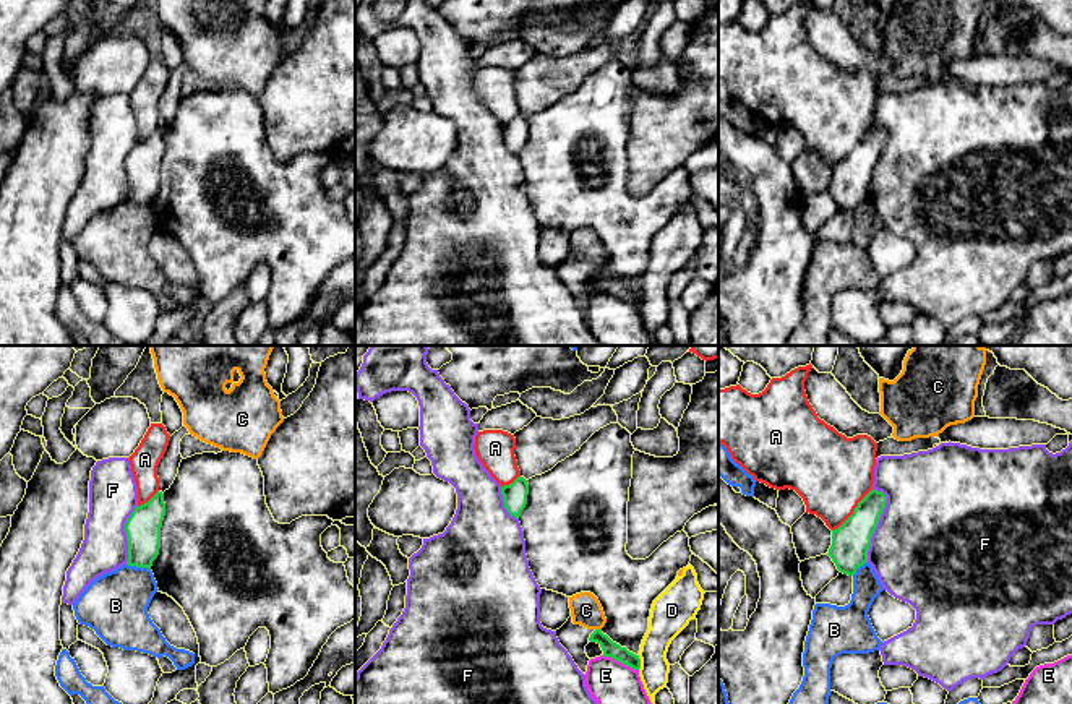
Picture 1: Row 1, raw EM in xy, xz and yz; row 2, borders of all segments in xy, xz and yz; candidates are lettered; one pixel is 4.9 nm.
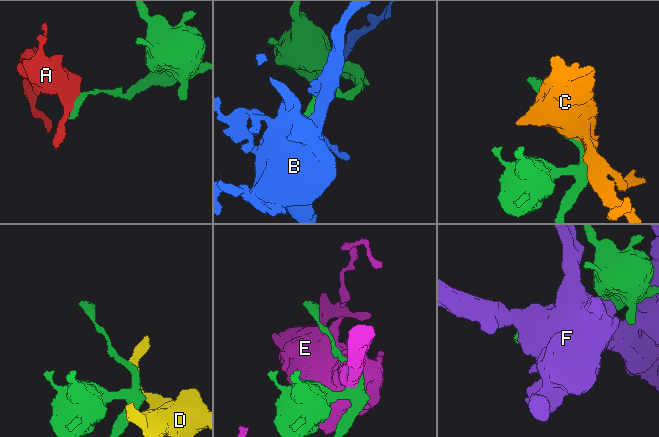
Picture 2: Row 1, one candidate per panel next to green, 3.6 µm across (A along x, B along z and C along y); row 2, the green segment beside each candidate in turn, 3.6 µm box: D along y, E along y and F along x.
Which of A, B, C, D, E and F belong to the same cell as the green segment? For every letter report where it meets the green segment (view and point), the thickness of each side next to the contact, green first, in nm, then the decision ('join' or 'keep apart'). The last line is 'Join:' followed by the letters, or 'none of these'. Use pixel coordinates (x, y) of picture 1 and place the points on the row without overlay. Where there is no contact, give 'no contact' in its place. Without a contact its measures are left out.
A: yz (853, 148) | 190/380 nm | keep apart
B: xy (138, 203) | 180/320 nm | keep apart
C: xz (599, 266) | 80/160 nm | keep apart
D: xz (639, 299) | 80/180 nm | keep apart
E: xz (621, 299) | 80/240 nm | keep apart
F: yz (876, 161) | 190/500 nm | keep apart
Join: none of these

